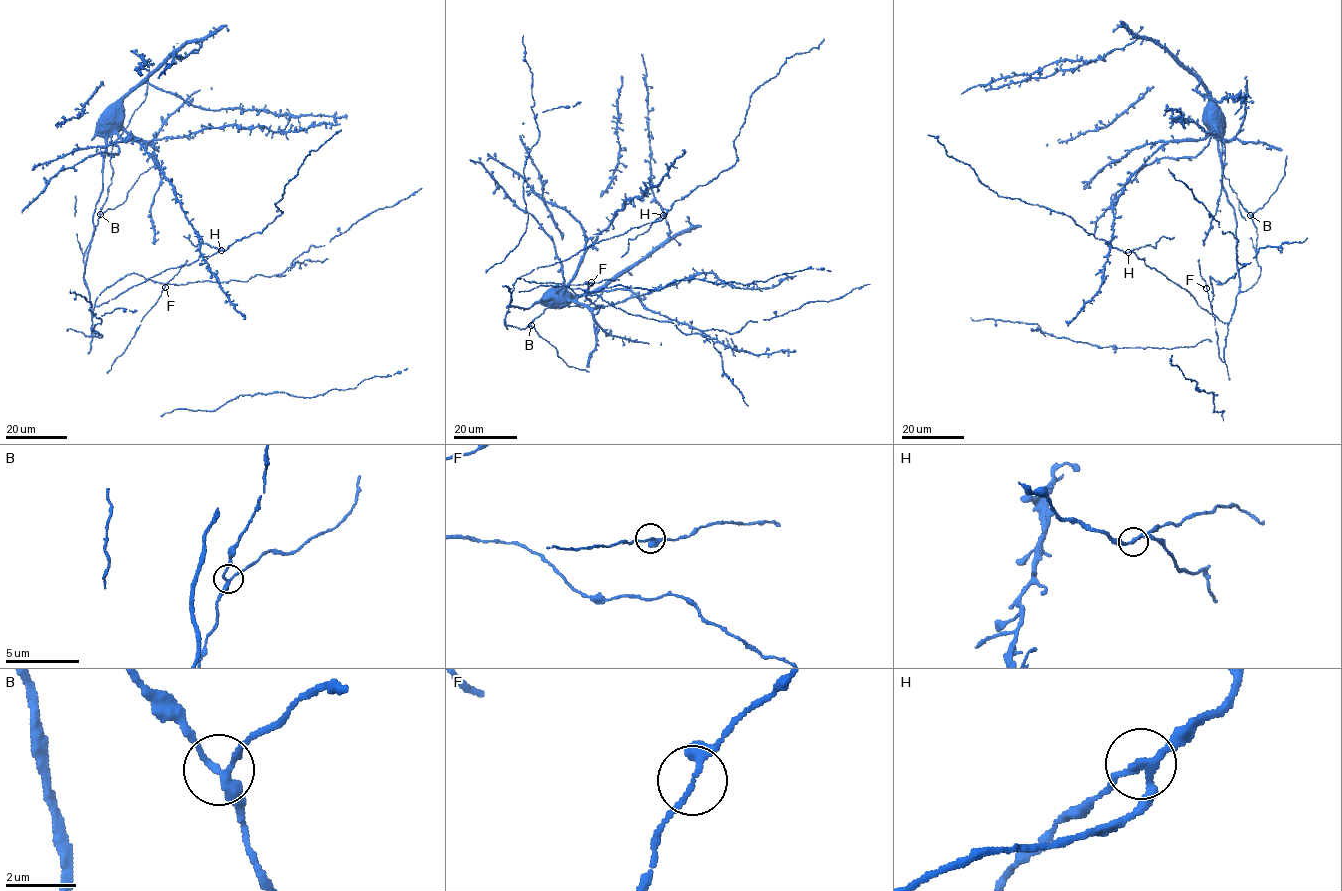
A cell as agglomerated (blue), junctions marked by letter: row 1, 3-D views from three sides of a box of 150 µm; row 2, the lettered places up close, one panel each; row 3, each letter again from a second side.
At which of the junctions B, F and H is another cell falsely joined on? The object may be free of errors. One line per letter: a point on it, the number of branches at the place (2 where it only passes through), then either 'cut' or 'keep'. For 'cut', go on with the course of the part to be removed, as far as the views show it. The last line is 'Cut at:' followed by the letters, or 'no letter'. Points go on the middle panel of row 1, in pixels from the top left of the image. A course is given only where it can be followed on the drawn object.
B: at (531, 325); 3 branches meet; keep
F: at (591, 282); 3 branches meet; keep
H: at (663, 215); 3 branches meet; cut; foreign part runs (663, 215), (643, 233), (629, 239), (629, 246), (621, 257)
Cut at: H

